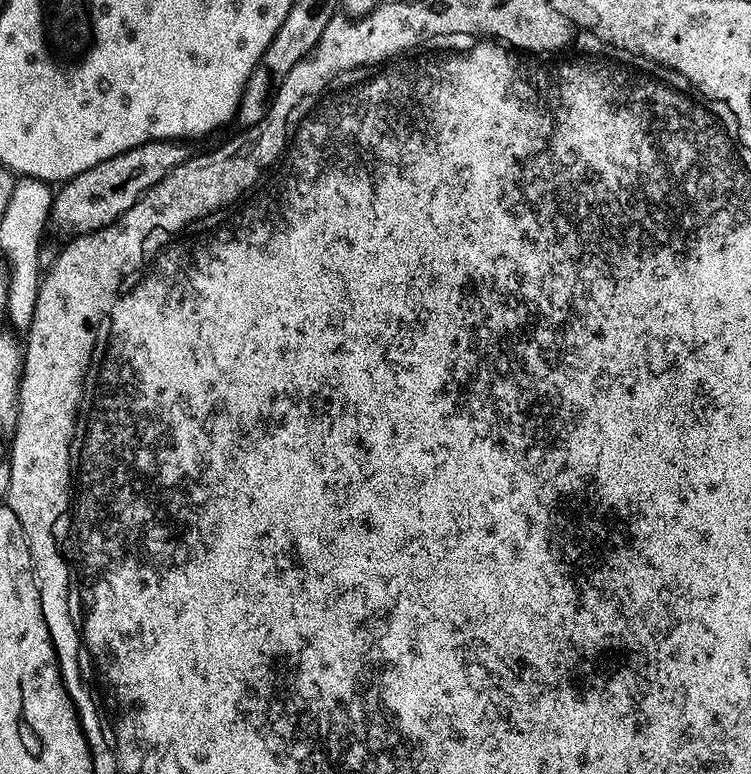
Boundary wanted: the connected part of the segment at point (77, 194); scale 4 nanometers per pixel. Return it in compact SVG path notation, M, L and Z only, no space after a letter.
M151 140L142 146L134 146L108 160L90 166L90 170L82 170L82 174L63 181L52 197L50 209L51 223L65 228L68 234L96 232L107 224L114 224L118 217L124 215L130 206L140 201L145 192L151 190L163 176L189 159L190 152L180 142Z

